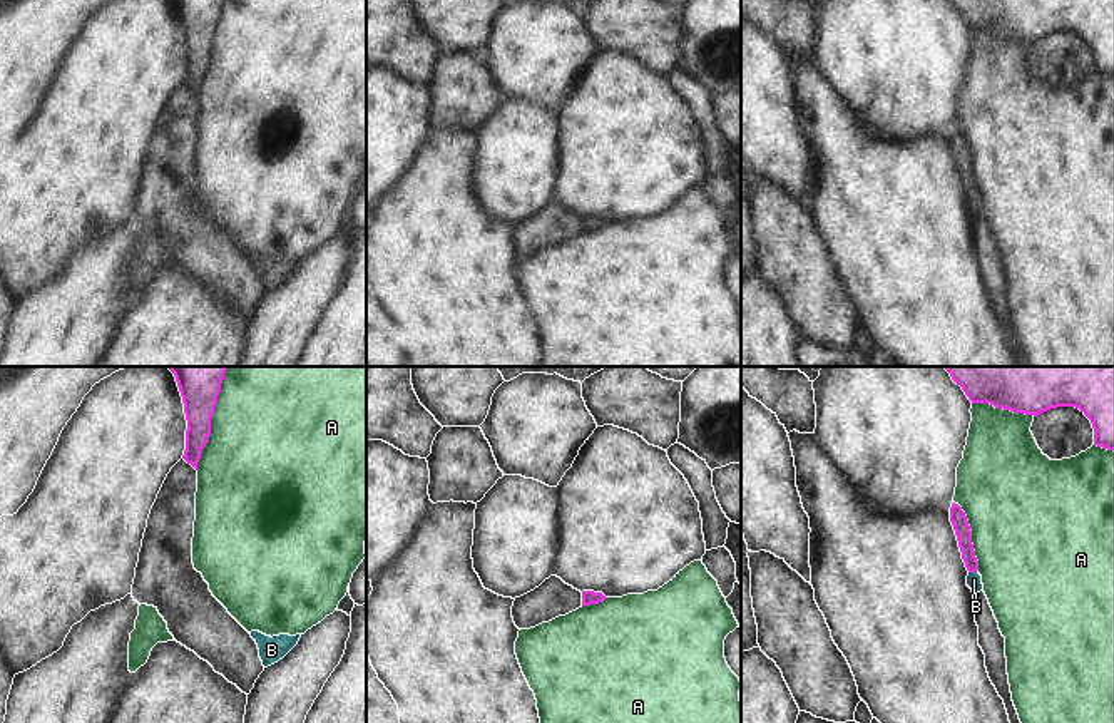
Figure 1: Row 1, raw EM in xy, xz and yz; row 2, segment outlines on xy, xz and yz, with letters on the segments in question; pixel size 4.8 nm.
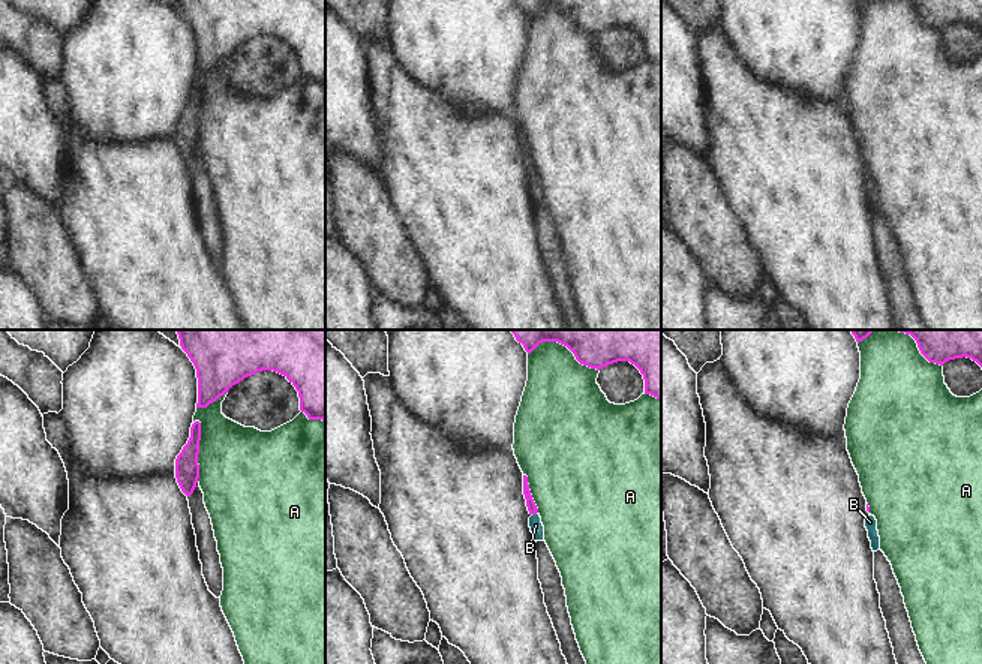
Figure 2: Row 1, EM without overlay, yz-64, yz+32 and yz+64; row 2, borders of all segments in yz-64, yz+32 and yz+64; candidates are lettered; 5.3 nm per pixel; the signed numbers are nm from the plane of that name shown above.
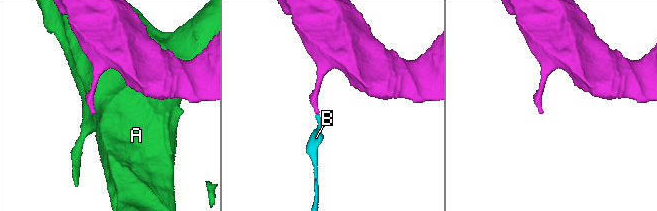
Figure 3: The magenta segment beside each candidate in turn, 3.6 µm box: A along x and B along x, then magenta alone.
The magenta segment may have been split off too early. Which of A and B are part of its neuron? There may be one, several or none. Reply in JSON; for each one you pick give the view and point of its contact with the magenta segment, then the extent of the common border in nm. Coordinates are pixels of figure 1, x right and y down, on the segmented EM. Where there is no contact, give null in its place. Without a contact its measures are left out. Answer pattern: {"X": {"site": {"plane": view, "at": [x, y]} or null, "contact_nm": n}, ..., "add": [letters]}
{"B": {"site": {"plane": "yz", "at": [972, 571]}, "contact_nm": 40}, "add": ["B"]}

